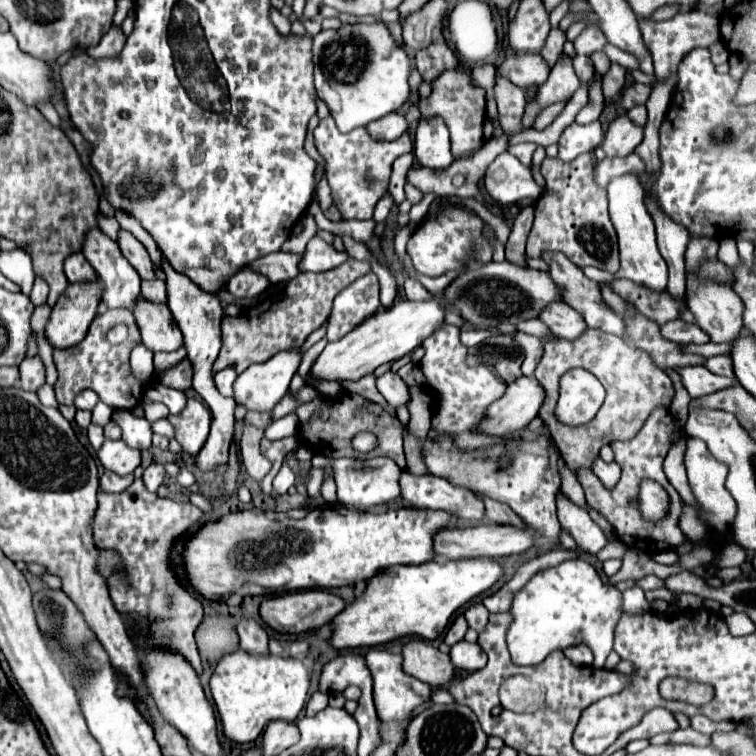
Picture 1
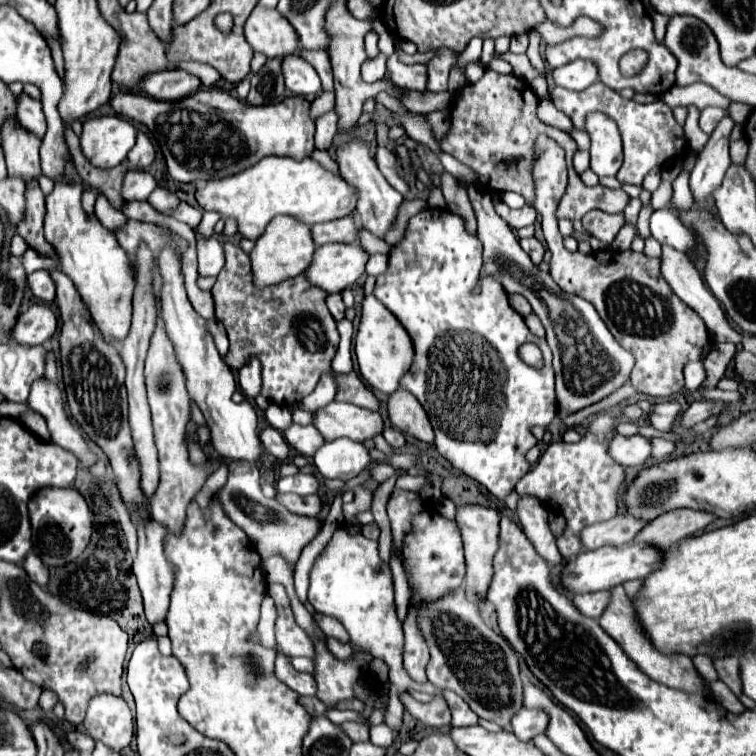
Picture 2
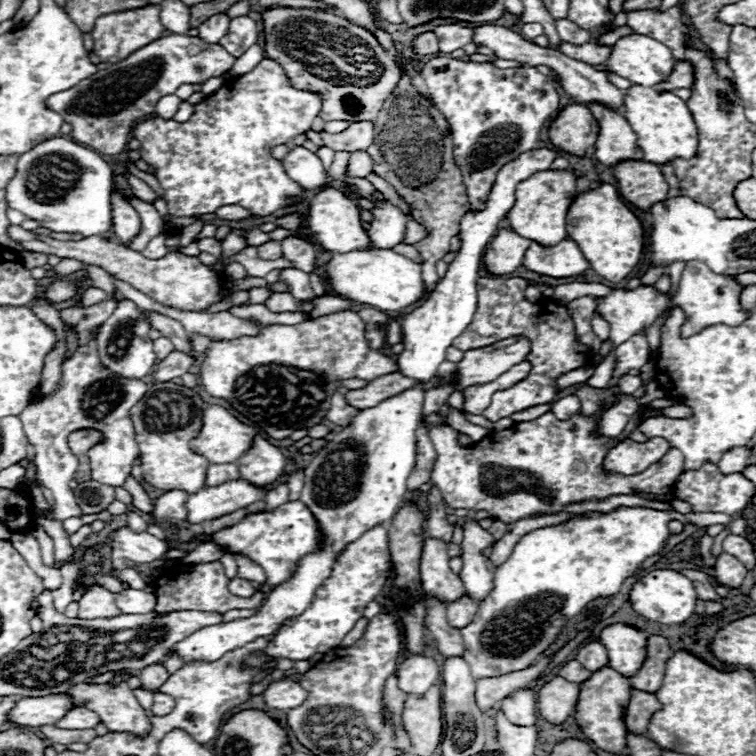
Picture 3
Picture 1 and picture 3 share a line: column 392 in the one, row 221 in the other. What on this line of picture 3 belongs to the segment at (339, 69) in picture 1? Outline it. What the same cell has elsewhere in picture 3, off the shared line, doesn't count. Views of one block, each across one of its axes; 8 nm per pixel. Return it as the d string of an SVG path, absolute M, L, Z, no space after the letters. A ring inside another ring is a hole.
M52 138L18 158L16 174L6 186L6 202L10 208L38 220L52 232L98 236L112 226L112 184L114 176L108 162L94 150L78 146L66 138ZM54 178L62 182L54 182Z

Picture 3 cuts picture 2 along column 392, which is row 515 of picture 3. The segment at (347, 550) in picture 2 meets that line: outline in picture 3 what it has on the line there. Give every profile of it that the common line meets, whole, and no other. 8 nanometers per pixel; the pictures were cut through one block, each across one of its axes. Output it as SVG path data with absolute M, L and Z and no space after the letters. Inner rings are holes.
M620 506L620 508L606 512L606 514L590 512L584 518L574 518L566 524L538 528L538 530L532 530L530 534L526 534L514 546L510 558L502 566L496 568L494 590L490 592L490 596L486 600L482 600L472 624L460 630L462 640L464 640L464 648L466 648L464 658L468 660L472 676L476 680L504 676L504 674L524 670L530 664L534 664L534 660L560 634L560 630L564 626L564 618L580 614L580 610L586 608L596 598L616 594L620 590L622 582L628 576L632 576L646 558L660 554L660 550L664 548L664 544L670 536L670 530L668 530L670 520L690 522L696 526L722 524L732 534L746 536L746 520L742 520L742 518L732 518L732 516L714 514L714 512L680 514L676 510L660 512L660 510L652 510L652 508L626 508L626 506Z

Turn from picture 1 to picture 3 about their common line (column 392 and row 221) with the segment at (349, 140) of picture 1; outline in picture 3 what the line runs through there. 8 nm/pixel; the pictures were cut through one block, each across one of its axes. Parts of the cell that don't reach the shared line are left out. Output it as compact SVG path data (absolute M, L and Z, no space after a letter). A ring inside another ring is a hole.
M128 196L128 202L136 208L142 224L140 224L140 233L127 246L130 250L138 250L142 252L146 248L146 244L160 232L162 226L162 216L158 214L158 210L152 204L146 204L142 200L138 200L136 196Z

